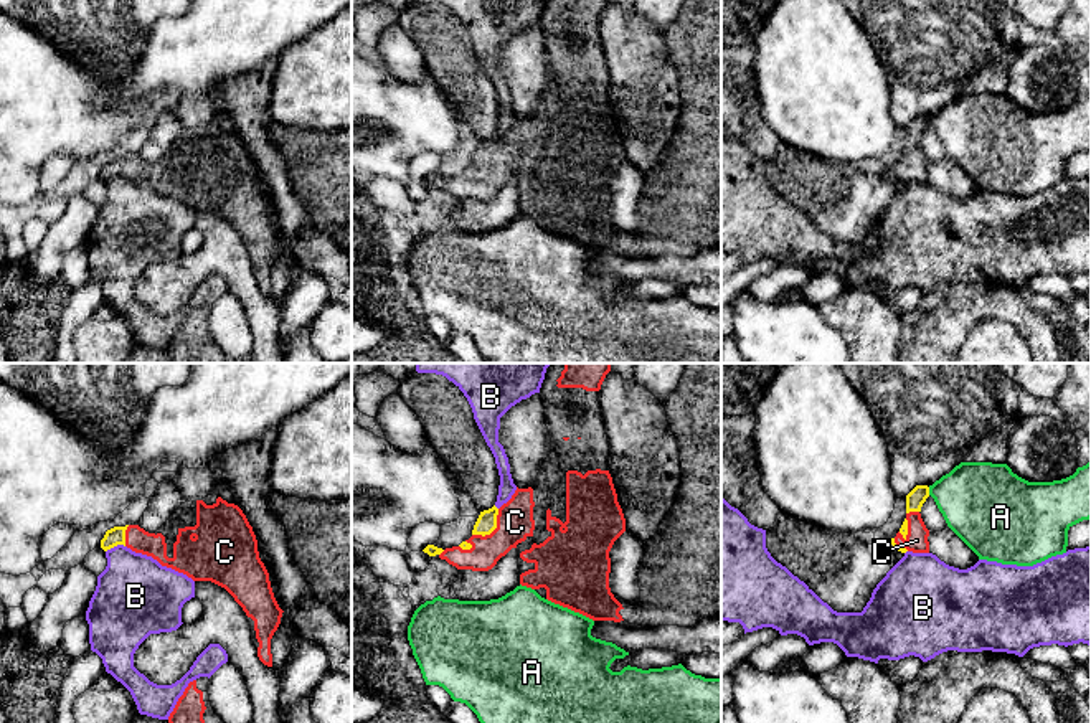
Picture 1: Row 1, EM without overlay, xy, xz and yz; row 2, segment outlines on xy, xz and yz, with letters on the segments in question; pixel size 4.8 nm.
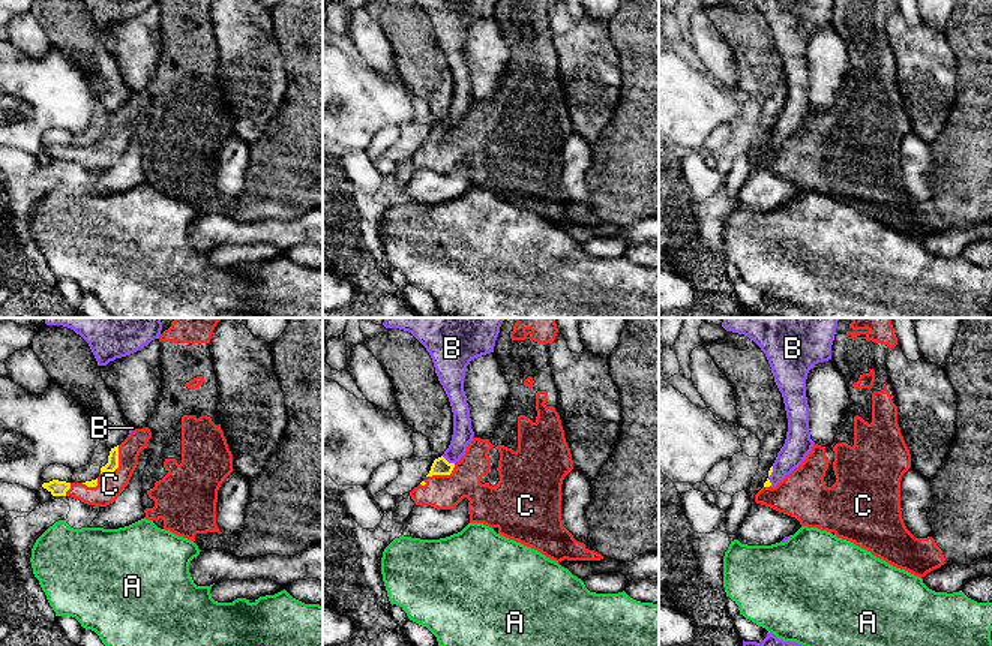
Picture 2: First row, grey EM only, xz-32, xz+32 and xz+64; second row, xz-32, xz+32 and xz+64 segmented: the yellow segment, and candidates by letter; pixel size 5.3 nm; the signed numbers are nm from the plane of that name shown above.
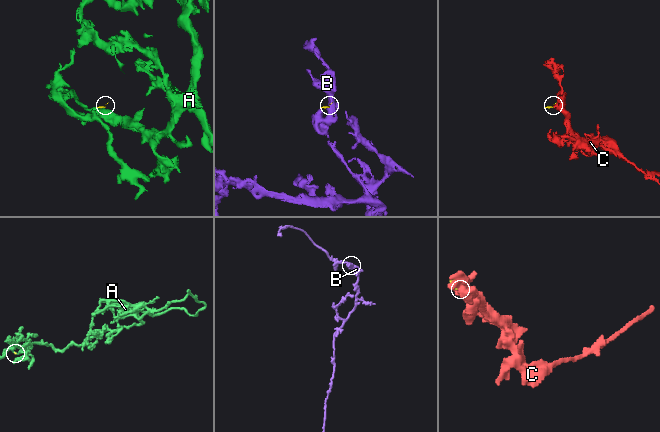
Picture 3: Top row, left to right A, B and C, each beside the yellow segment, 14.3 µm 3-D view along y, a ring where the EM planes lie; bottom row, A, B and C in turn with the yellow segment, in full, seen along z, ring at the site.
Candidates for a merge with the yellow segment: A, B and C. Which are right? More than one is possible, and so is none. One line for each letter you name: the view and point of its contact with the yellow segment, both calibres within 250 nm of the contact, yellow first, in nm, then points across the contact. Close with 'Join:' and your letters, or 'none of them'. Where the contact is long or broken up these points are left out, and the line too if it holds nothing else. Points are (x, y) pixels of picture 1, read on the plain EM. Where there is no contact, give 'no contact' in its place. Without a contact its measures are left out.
C: contact xz (492, 160); calibres 100 and 180 nm
Join: C

